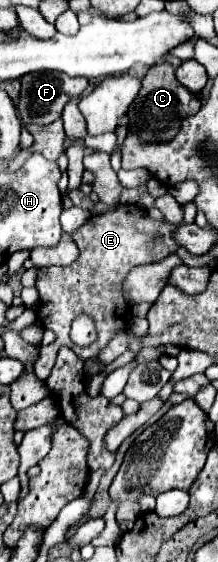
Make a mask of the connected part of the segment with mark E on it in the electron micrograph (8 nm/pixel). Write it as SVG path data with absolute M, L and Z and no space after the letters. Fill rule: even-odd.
M125 204L115 210L109 210L105 214L93 214L75 234L73 240L79 248L79 258L65 268L39 268L37 274L37 290L41 300L39 320L43 328L49 328L55 332L55 342L49 346L41 346L39 356L35 360L35 374L39 380L47 380L57 350L61 346L69 346L73 352L77 352L83 360L89 360L95 356L111 338L113 332L121 328L131 326L131 308L125 306L125 300L121 300L121 280L127 276L127 272L133 266L147 264L147 262L160 262L167 256L176 252L179 245L173 240L173 232L177 225L169 222L155 222L147 216L145 210ZM87 314L93 318L97 328L97 340L85 348L77 346L69 338L71 324L75 316Z

